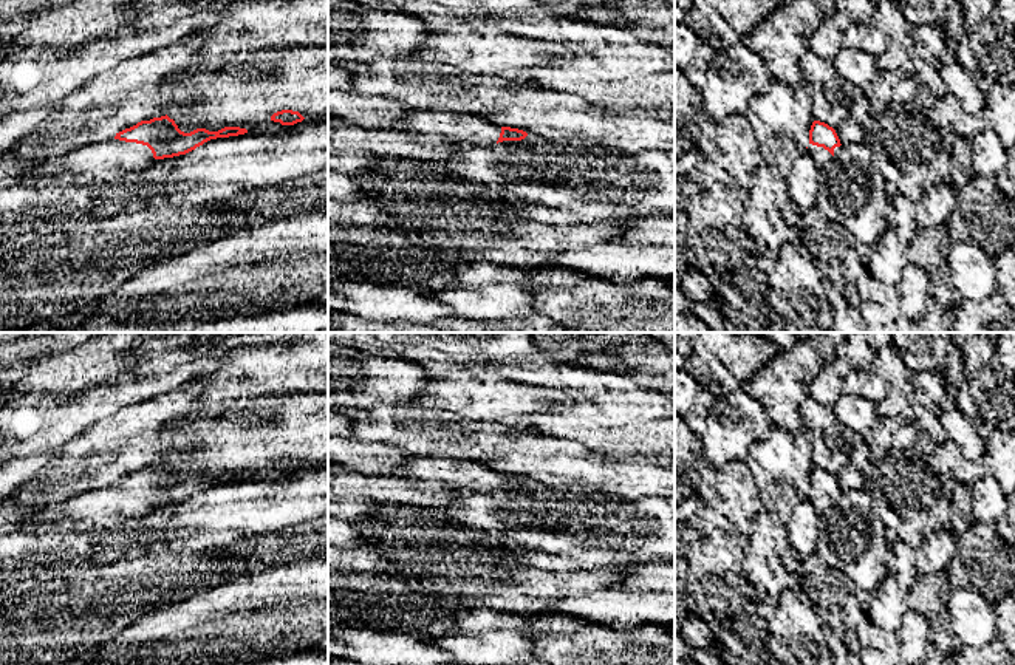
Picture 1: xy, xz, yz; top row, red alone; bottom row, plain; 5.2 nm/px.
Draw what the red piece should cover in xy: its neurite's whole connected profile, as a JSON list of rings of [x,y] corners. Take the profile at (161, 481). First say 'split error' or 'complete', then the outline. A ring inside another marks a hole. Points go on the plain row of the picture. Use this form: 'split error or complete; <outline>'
split error; [[[167,461],[141,467],[116,479],[114,484],[93,489],[40,510],[17,532],[39,535],[65,527],[74,530],[119,529],[155,506],[186,501],[204,489],[248,479],[246,475],[224,473],[218,478],[197,475],[184,479]]]

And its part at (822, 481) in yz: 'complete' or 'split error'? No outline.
split error

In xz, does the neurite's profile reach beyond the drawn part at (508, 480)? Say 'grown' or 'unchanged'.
grown

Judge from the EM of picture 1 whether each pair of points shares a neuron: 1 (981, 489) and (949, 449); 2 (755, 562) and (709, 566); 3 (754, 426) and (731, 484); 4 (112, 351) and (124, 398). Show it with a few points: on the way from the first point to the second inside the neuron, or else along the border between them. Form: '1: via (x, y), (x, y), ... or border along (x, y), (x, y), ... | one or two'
1: border along (998, 483), (989, 475), (983, 475), (970, 484) | two
2: border along (741, 574), (754, 588), (754, 597), (758, 602) | two
3: border along (704, 460), (714, 466), (734, 461), (745, 463) | two
4: border along (110, 382), (87, 387), (76, 395) | two

